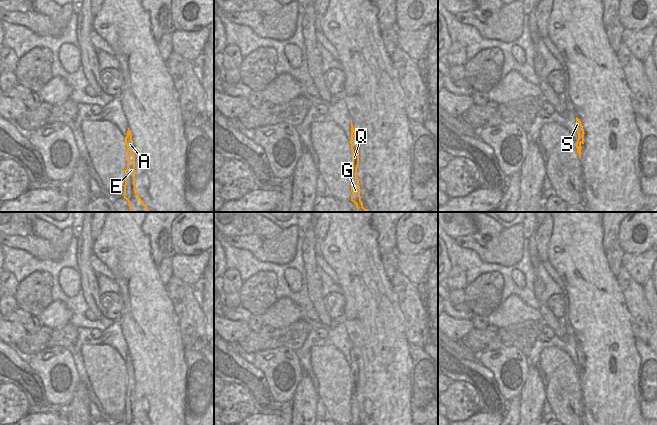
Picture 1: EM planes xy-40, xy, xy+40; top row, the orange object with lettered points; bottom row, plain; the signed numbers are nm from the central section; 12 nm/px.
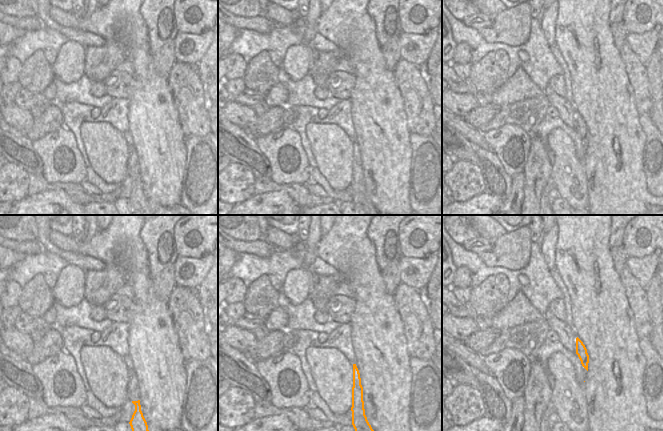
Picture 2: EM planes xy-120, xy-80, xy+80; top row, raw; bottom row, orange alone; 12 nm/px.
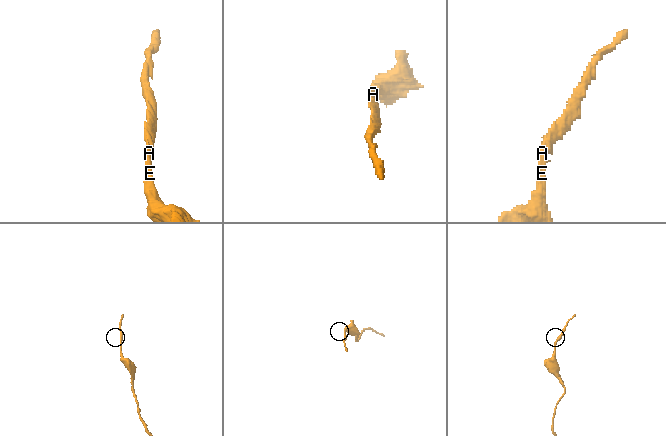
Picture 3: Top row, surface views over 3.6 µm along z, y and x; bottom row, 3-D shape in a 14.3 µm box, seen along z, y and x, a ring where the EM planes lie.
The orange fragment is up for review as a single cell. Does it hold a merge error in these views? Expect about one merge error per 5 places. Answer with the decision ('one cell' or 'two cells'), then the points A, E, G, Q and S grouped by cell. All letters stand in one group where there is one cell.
one cell; groups A E G Q S

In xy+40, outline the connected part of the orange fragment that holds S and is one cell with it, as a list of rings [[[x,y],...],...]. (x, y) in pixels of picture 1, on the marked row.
[[[576,117],[575,128],[576,128],[576,131],[578,134],[578,139],[576,142],[577,153],[578,153],[579,157],[581,157],[581,149],[582,149],[581,145],[584,144],[584,134],[585,133],[584,133],[584,129],[581,124],[581,121],[577,117]]]

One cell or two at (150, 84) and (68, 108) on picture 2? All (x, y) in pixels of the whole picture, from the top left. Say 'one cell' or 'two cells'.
two cells

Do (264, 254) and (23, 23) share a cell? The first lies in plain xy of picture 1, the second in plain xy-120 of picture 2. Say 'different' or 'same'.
same

